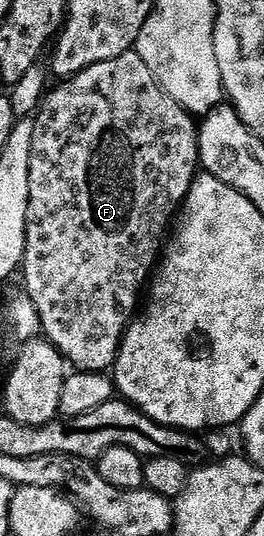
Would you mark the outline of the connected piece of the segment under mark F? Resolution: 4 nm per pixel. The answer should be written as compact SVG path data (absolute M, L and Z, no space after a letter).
M133 49L127 51L121 57L113 57L113 61L101 61L97 65L89 65L89 69L77 73L71 79L64 79L55 86L52 86L50 90L48 90L43 102L39 105L37 114L34 116L33 149L31 150L31 164L29 165L29 213L27 214L27 228L25 229L25 257L23 258L21 276L23 275L23 287L27 290L24 291L25 298L29 301L33 301L33 305L37 309L37 317L39 318L42 334L45 336L47 342L53 344L53 346L67 358L68 364L70 364L74 370L101 371L107 373L114 368L115 358L119 352L123 334L127 332L127 326L131 324L132 319L135 318L137 308L141 303L141 296L144 294L145 288L148 286L149 280L152 278L153 272L161 258L161 252L165 247L165 240L169 235L167 226L173 223L173 220L178 216L183 205L183 198L189 193L189 189L193 185L196 175L200 174L199 128L197 126L196 116L190 115L185 108L181 105L177 105L177 101L173 101L173 97L169 97L169 93L165 93L165 89L161 89L161 85L153 77L153 73L149 73L149 65L145 65L145 61L141 61L141 57Z

